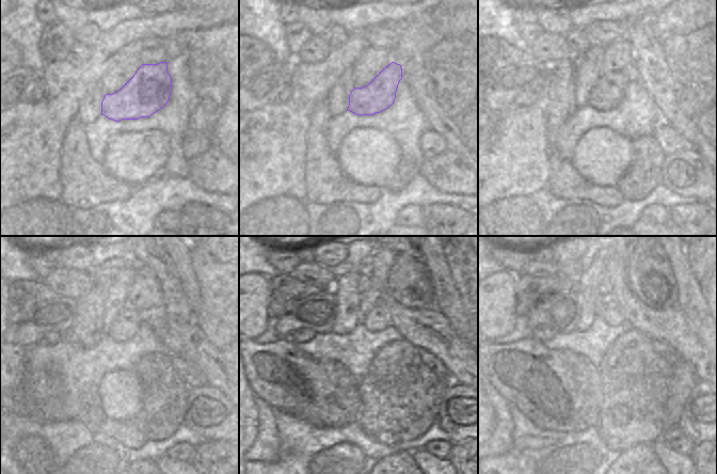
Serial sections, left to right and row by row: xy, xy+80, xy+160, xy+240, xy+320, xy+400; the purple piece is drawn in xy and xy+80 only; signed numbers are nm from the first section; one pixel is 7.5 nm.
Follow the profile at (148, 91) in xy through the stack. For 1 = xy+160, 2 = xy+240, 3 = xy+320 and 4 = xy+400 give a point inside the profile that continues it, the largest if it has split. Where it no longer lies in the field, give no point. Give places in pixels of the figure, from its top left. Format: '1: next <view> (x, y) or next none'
1: next xy+160 (608, 92)
2: next xy+240 (127, 322)
3: next xy+320 (378, 319)
4: next xy+400 (612, 315)

